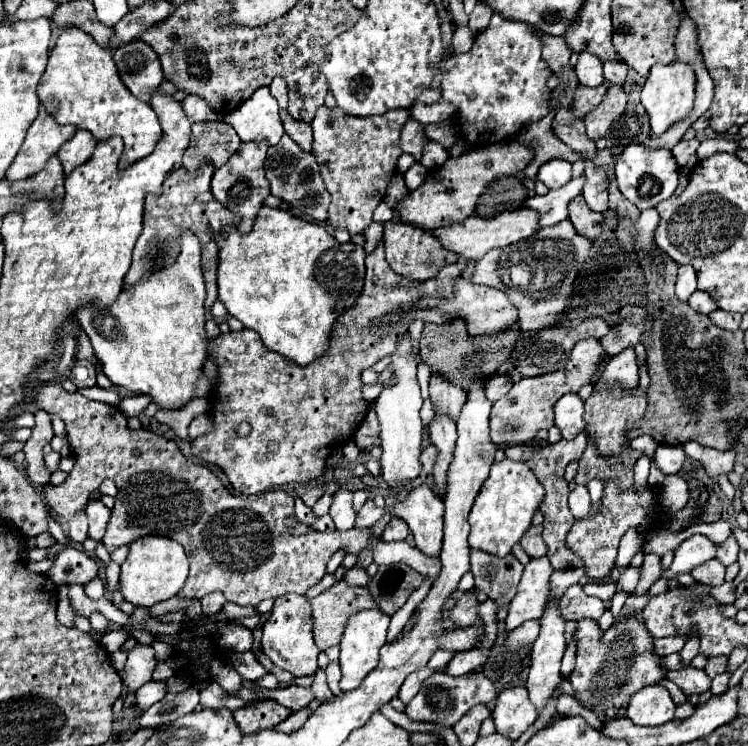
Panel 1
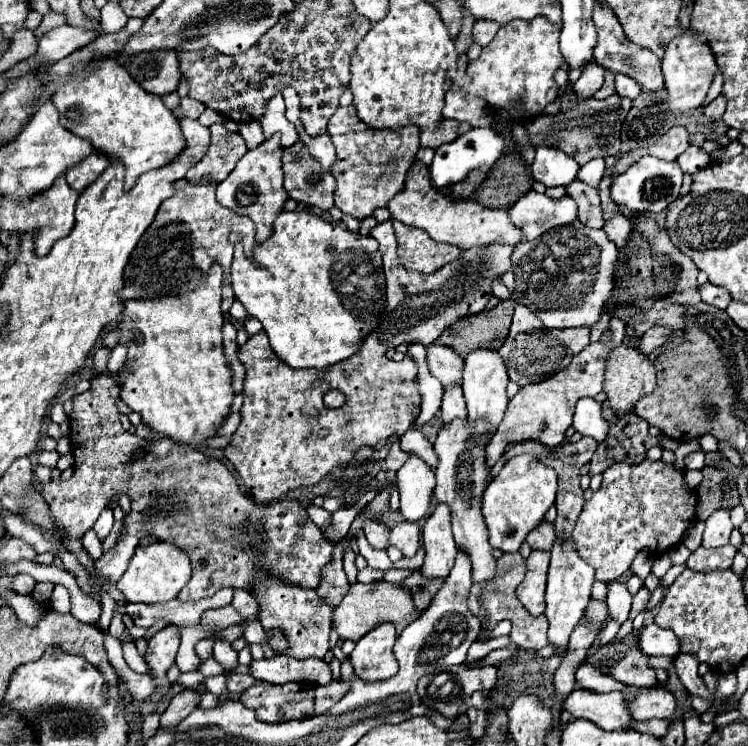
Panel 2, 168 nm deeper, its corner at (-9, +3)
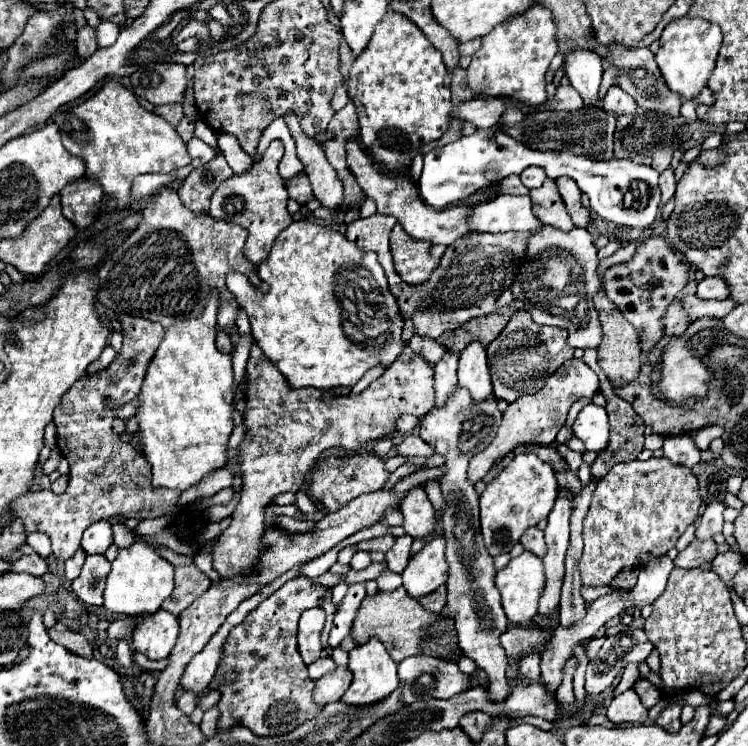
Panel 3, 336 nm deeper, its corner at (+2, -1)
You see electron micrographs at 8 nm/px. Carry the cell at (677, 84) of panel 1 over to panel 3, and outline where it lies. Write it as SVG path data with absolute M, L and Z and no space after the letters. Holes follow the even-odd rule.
M678 18L672 20L662 36L660 36L660 50L656 54L658 68L662 72L664 82L672 92L676 92L682 100L692 100L700 94L700 90L706 86L708 76L714 70L714 62L718 56L722 44L720 28L706 22L704 18Z

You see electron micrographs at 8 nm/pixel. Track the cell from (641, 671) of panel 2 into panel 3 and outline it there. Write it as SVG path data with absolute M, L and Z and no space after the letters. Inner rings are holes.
M636 680L634 690L646 708L652 708L662 698L662 692L654 684L650 684L648 680Z

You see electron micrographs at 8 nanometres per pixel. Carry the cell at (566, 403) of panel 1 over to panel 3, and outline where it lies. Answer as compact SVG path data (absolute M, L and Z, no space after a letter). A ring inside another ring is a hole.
M586 404L580 410L572 430L584 442L586 450L602 452L608 444L608 416L606 416L606 410L602 406L596 406L596 404Z

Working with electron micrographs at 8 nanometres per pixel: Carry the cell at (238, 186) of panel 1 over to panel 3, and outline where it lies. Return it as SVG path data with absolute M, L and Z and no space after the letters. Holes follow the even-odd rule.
M272 140L272 144L262 154L260 160L256 160L246 172L232 174L228 180L224 180L224 184L216 188L210 200L210 210L208 210L210 216L224 222L240 224L248 230L244 254L252 264L260 264L268 256L268 250L272 248L276 236L292 222L292 216L286 210L288 192L284 188L282 176L278 174L278 164L282 160L282 154L284 154L284 146L280 144L280 140Z

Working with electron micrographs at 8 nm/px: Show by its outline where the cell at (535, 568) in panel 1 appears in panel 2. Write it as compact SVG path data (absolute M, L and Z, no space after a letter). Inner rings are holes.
M533 550L525 560L527 574L523 582L517 586L517 598L527 608L531 616L539 616L545 612L545 582L549 568L549 552Z

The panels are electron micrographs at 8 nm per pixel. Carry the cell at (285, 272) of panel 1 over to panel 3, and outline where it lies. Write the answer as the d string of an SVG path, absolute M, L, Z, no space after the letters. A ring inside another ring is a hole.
M298 220L298 222L292 222L288 228L284 228L280 232L280 236L276 238L270 254L266 260L262 260L258 266L256 266L256 272L260 276L260 280L268 286L268 292L252 286L252 282L240 274L240 272L228 272L226 276L226 288L234 294L234 298L238 300L238 306L246 310L248 318L250 318L250 326L252 326L252 336L256 340L256 344L262 348L262 352L266 354L266 358L286 376L286 380L290 382L290 386L294 388L304 388L304 386L314 386L314 388L322 388L322 390L328 390L328 388L338 388L338 386L354 386L368 368L372 368L374 364L392 364L396 360L396 356L404 350L404 342L400 338L402 334L402 316L396 308L396 298L390 294L388 290L388 282L386 282L386 276L384 276L384 270L382 266L378 264L376 260L376 254L374 252L362 252L356 248L356 244L352 244L344 234L340 234L338 230L330 228L330 226L320 226L320 224L314 224L310 220Z

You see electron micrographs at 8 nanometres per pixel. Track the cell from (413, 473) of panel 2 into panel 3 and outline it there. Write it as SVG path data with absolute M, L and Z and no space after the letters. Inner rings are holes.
M416 486L416 488L406 492L406 496L400 502L400 512L404 516L402 528L412 538L424 538L424 536L434 532L436 510L432 508L422 486Z

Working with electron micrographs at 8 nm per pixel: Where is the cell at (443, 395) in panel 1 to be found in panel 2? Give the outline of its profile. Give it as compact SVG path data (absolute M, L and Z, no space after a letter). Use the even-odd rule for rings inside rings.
M437 344L427 346L427 364L429 372L439 378L443 386L449 382L461 382L463 358L453 348Z

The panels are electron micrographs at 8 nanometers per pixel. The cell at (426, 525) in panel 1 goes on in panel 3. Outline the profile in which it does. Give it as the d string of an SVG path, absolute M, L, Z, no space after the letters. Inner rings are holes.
M430 536L424 548L408 562L402 572L404 588L412 598L434 592L448 578L448 564L444 560L444 538Z

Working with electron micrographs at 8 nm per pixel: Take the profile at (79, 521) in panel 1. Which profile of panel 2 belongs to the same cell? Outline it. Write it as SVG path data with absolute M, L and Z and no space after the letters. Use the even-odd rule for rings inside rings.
M89 530L83 538L81 538L81 544L83 544L83 548L85 548L85 552L93 558L93 560L99 560L101 558L101 540L95 536L95 532L93 530Z

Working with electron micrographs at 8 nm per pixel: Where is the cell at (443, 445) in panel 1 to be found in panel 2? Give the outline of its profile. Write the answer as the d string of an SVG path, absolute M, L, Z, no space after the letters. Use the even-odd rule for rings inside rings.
M447 384L441 404L441 422L449 424L455 416L467 416L467 406L463 400L461 384Z

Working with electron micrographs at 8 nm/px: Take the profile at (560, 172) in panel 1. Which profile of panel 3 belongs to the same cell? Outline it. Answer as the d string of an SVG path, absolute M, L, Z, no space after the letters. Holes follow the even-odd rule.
M528 166L528 168L520 174L520 178L522 178L522 184L524 184L526 188L540 188L540 184L544 184L544 180L546 180L548 176L546 176L544 168L540 168L540 166Z

